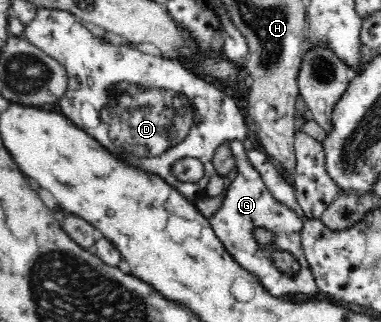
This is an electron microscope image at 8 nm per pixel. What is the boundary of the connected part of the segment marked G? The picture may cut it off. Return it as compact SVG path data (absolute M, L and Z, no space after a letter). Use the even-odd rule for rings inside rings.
M234 140L226 144L235 159L238 176L224 192L220 209L208 219L212 230L234 261L247 272L254 274L272 296L313 298L319 290L301 245L302 218L272 197L260 174L250 165L242 142ZM256 229L272 232L268 248L261 248L255 237ZM276 251L288 252L298 261L300 269L294 274L294 280L291 277L284 277L282 271L273 263L273 254Z

